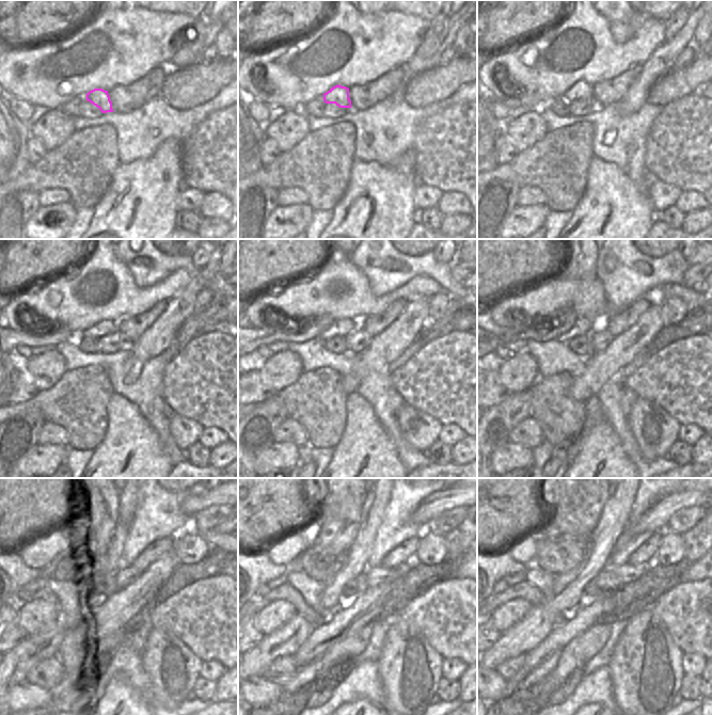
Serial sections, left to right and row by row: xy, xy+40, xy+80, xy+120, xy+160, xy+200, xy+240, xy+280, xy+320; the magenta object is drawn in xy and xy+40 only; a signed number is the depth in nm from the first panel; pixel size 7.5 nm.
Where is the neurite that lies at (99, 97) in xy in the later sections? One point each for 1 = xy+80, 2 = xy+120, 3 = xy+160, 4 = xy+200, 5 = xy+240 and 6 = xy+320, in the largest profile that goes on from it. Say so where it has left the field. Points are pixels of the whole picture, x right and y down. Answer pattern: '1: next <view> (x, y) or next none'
1: next xy+80 (581, 90)
2: next xy+120 (105, 328)
3: next xy+160 (341, 327)
4: next xy+200 (582, 327)
5: next xy+240 (69, 570)
6: next xy+320 (556, 554)

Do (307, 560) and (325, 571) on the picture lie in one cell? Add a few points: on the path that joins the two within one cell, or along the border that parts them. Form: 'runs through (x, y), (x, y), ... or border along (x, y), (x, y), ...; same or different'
runs through (312, 560), (320, 567); same

